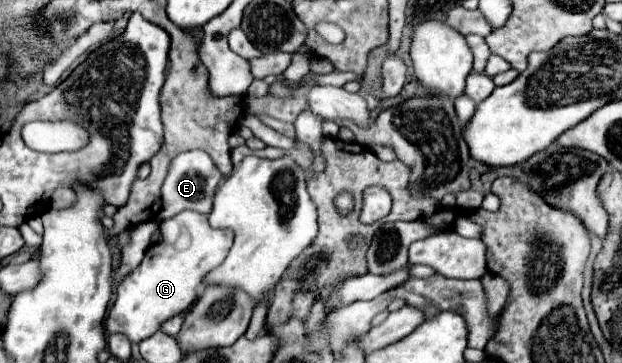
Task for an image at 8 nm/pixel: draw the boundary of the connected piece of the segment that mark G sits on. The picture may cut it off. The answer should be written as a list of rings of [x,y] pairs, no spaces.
[[[182,211],[160,223],[162,241],[150,243],[142,263],[118,285],[116,301],[106,319],[108,333],[124,333],[132,343],[154,335],[164,321],[180,315],[198,299],[198,289],[204,285],[208,271],[218,267],[234,241],[230,229],[214,229],[208,217],[198,211]]]

